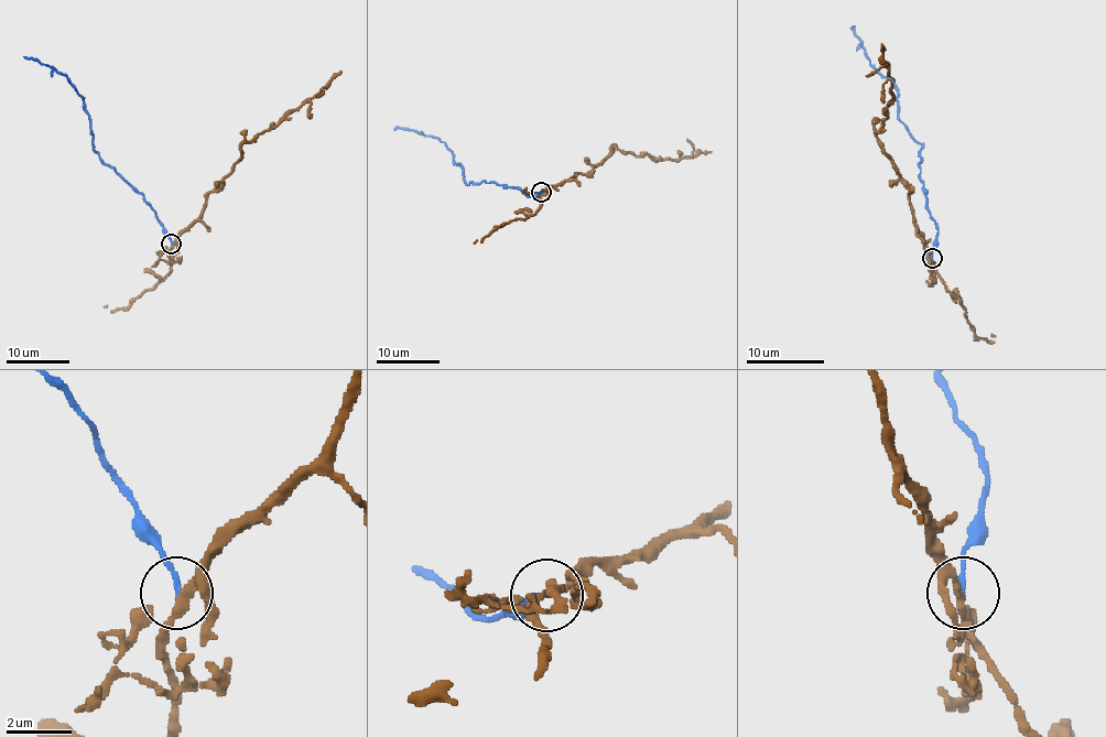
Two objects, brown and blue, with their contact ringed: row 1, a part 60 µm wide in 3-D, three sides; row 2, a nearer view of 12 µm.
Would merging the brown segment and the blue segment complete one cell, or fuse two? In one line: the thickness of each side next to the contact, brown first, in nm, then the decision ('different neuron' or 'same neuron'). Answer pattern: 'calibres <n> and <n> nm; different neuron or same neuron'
calibres 180 and 150 nm; different neuron

